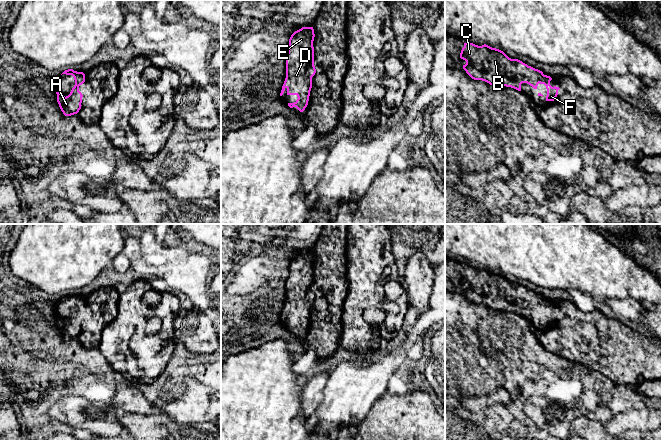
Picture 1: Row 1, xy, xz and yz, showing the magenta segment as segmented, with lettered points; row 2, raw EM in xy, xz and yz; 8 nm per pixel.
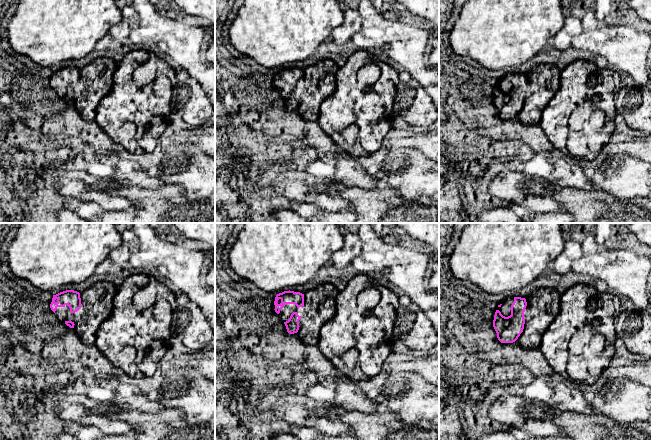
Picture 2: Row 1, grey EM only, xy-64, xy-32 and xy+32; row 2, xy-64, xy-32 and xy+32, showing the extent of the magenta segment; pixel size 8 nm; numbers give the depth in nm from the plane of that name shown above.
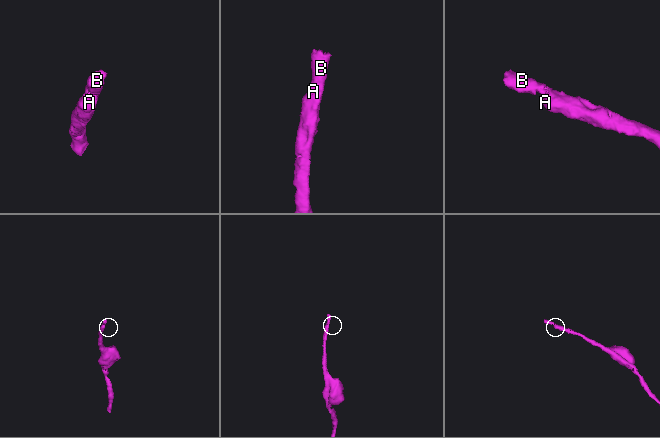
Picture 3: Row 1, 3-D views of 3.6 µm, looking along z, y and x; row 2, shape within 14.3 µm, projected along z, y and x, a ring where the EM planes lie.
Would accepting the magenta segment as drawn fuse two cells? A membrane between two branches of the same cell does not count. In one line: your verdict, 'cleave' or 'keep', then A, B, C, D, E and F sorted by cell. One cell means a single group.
keep; A B C D E F

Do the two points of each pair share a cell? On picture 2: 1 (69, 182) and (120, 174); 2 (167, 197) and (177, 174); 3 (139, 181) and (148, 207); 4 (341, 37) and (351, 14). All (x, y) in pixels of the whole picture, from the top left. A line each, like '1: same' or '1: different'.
1: different
2: different
3: different
4: same

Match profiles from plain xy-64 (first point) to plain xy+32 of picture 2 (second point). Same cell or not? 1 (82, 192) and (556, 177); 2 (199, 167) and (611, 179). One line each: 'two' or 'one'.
1: two
2: one

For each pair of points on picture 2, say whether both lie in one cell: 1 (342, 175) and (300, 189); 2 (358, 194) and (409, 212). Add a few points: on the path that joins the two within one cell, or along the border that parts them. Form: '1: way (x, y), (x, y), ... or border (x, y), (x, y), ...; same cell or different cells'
1: border (334, 182), (341, 186); different cells
2: way (371, 206), (380, 212), (396, 212); same cell

